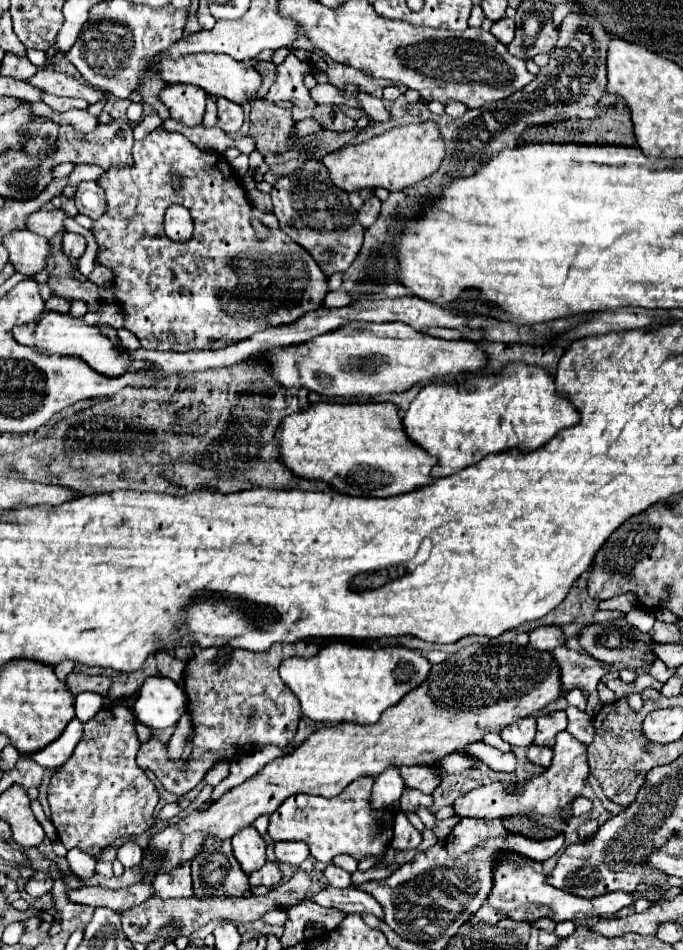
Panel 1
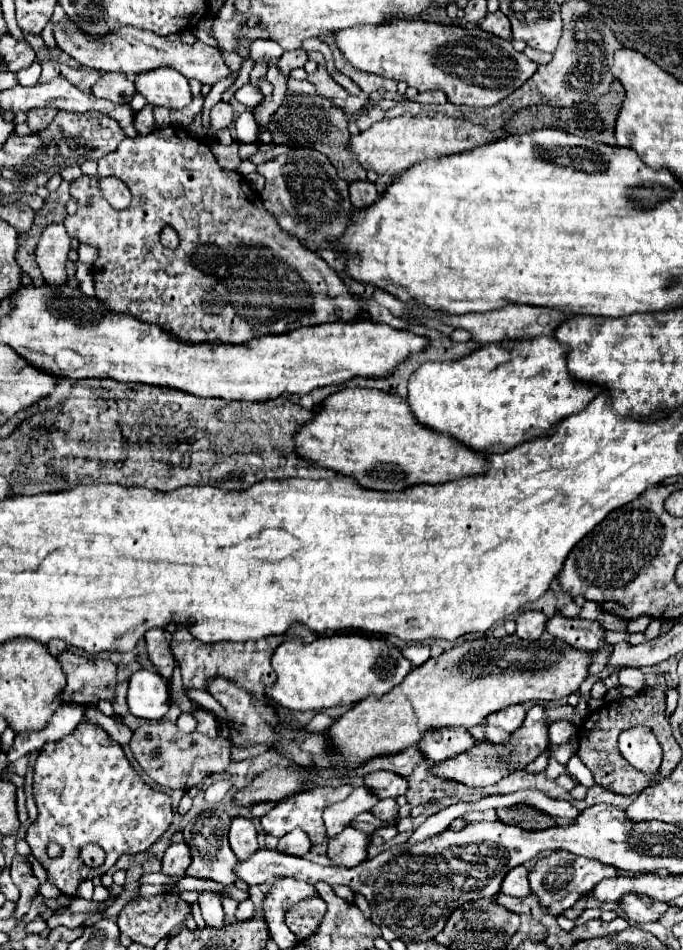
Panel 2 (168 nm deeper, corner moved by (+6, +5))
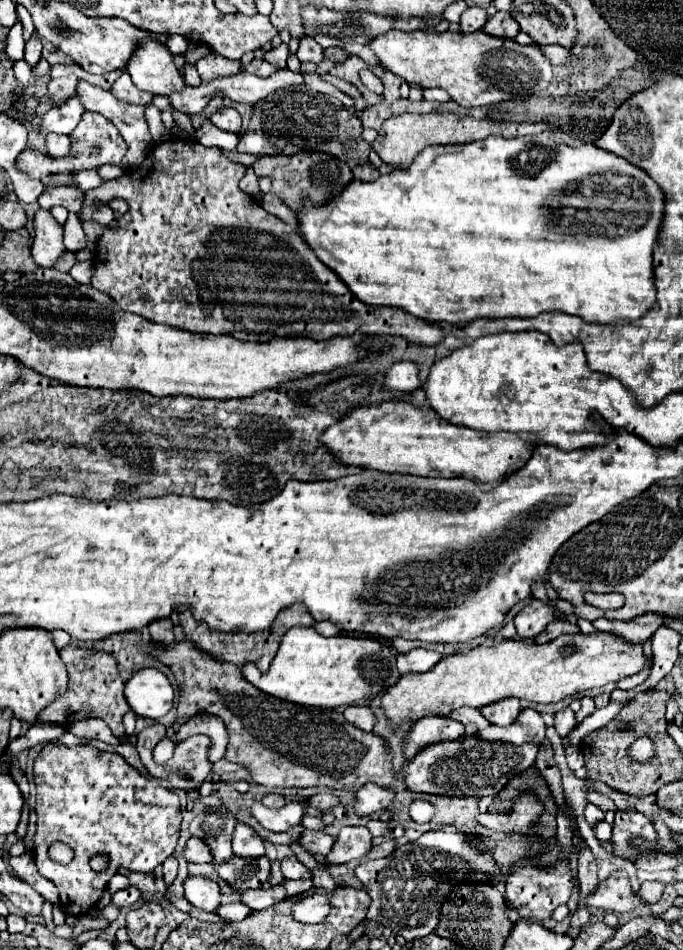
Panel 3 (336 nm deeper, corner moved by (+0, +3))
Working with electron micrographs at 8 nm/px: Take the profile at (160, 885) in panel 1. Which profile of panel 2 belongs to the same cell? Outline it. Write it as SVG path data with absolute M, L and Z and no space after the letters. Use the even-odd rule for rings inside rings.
M173 843L165 851L163 857L163 873L167 875L183 875L191 863L191 853L185 843Z

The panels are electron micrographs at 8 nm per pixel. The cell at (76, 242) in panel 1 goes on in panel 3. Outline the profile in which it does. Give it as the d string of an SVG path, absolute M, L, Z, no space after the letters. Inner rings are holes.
M39 209L33 221L35 221L35 235L33 235L33 249L31 249L33 259L39 267L55 267L55 263L65 253L63 227L45 209Z

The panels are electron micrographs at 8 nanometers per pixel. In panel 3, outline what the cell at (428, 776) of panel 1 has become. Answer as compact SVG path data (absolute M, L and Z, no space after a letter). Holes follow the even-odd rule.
M367 783L367 787L361 787L357 793L357 803L355 803L355 813L357 815L371 815L377 811L385 811L391 807L395 801L395 793L389 787L379 787Z

